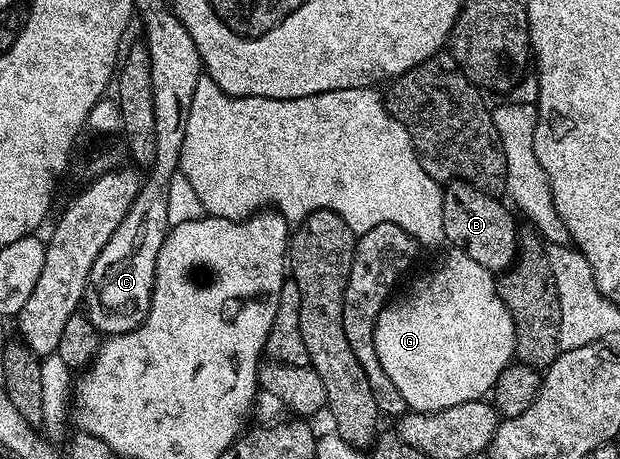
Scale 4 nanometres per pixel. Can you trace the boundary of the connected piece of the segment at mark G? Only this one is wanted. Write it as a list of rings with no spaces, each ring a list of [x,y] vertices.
[[[452,251],[449,254],[449,257],[433,271],[432,278],[425,285],[418,286],[409,297],[404,297],[401,301],[393,300],[385,305],[378,315],[374,327],[374,347],[378,351],[378,359],[382,359],[382,367],[386,370],[386,375],[390,375],[390,379],[394,379],[394,387],[398,387],[398,391],[402,391],[402,399],[406,399],[408,409],[417,413],[433,413],[436,409],[454,407],[458,403],[481,400],[495,385],[498,375],[513,360],[516,351],[516,325],[512,321],[510,311],[504,306],[500,296],[496,294],[496,277],[489,270],[480,266],[477,261],[470,259],[466,253]]]

